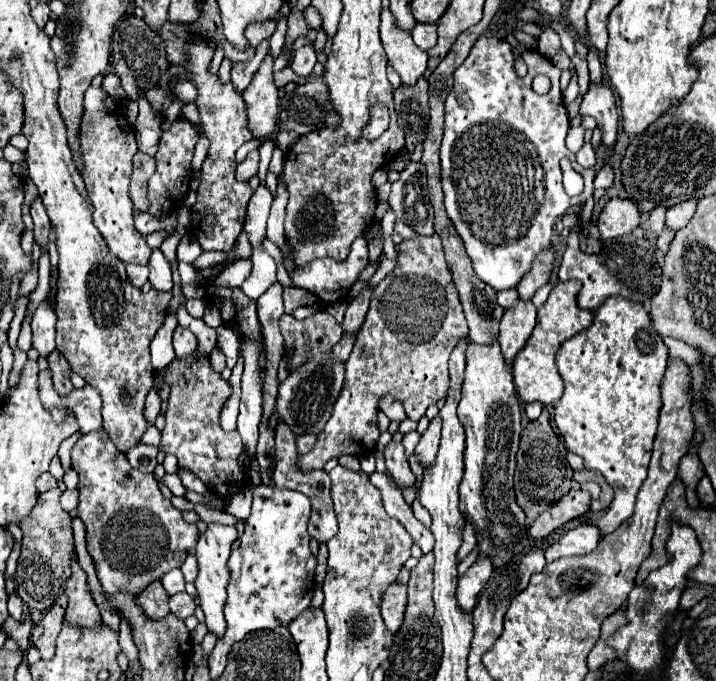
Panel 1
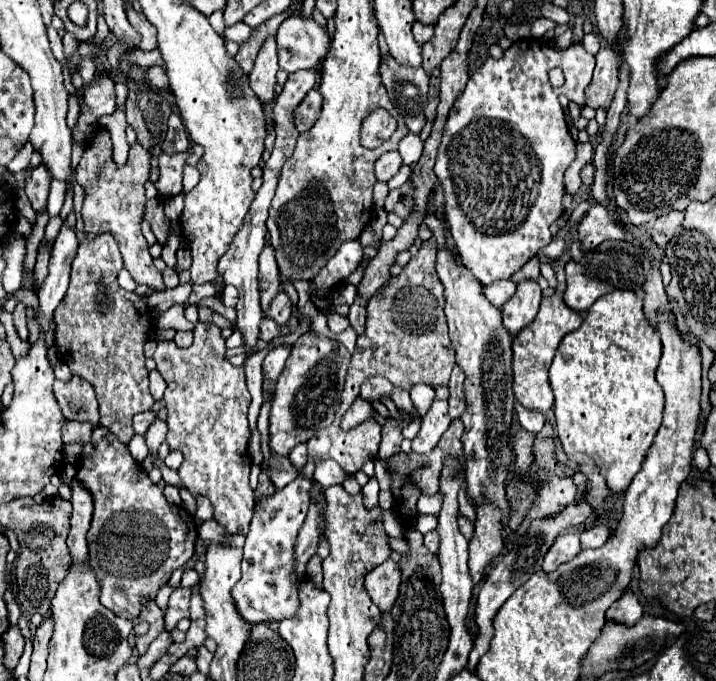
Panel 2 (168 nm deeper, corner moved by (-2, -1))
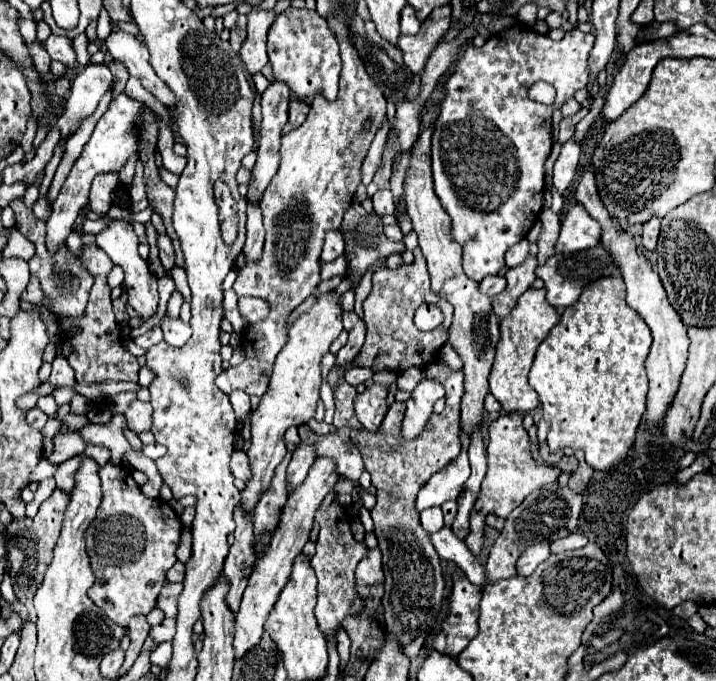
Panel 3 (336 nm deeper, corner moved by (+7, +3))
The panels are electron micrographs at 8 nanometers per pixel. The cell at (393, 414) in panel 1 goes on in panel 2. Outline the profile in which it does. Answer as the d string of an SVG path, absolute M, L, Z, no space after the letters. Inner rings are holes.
M372 377L362 385L360 397L366 401L380 401L382 397L390 397L392 389L394 387L384 377Z

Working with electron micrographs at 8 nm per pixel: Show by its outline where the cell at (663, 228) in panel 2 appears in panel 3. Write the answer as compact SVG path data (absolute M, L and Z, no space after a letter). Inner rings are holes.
M653 217L649 219L645 225L643 225L643 233L641 233L641 243L647 251L653 251L655 245L657 245L657 237L659 237L659 225L661 225L661 219L659 217Z

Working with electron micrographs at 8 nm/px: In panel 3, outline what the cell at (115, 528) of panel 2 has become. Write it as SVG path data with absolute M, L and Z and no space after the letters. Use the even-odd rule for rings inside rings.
M107 463L99 469L99 477L103 501L95 521L85 533L87 553L95 573L89 597L113 623L127 627L133 615L147 615L155 607L165 573L177 561L175 551L181 535L181 521L169 503L147 499L131 473L121 465ZM157 505L161 505L161 509Z

